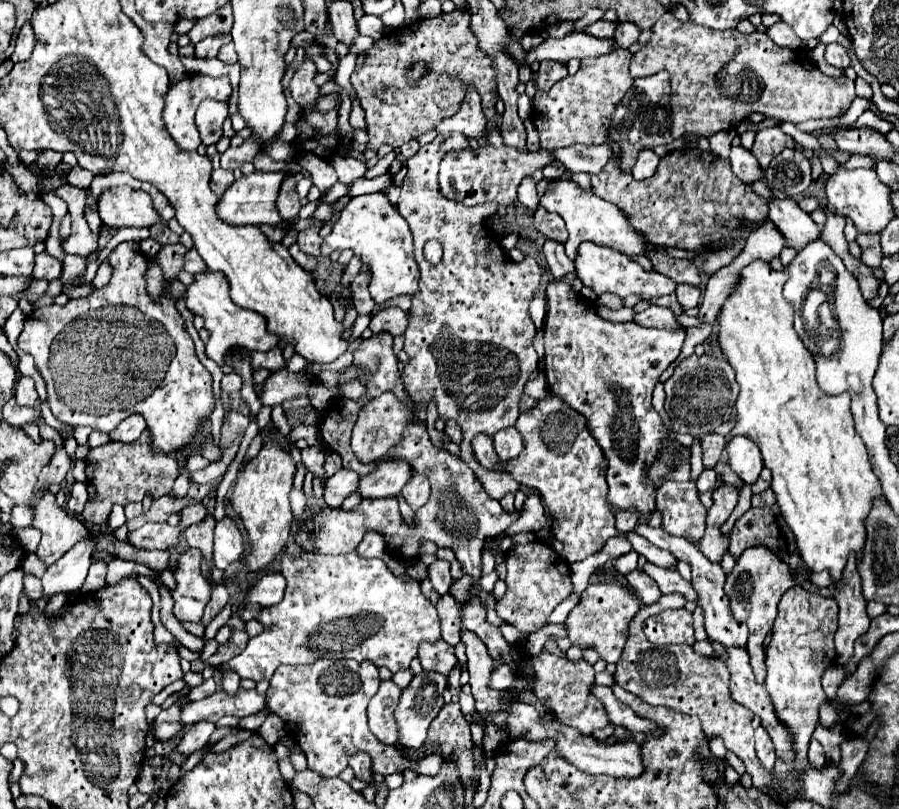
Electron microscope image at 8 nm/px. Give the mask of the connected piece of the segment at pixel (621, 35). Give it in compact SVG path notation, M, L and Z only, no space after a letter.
M619 23L619 31L615 31L613 39L619 39L619 47L631 47L641 35L641 29L635 23Z

